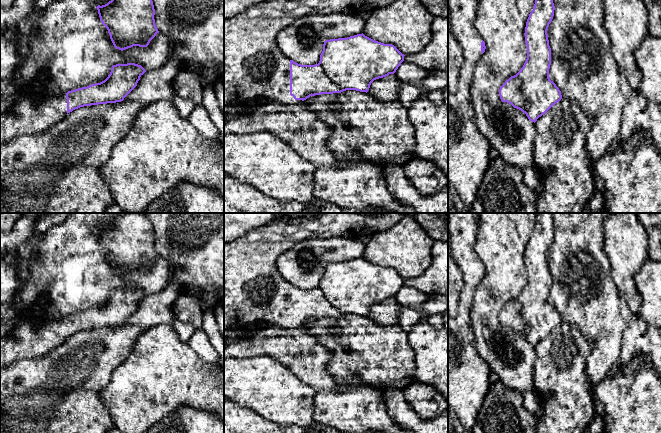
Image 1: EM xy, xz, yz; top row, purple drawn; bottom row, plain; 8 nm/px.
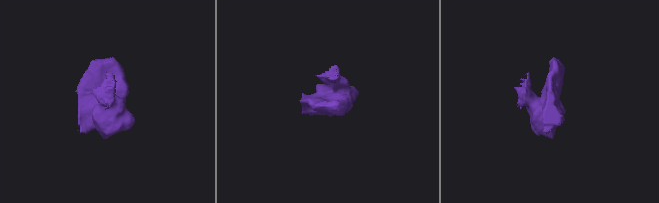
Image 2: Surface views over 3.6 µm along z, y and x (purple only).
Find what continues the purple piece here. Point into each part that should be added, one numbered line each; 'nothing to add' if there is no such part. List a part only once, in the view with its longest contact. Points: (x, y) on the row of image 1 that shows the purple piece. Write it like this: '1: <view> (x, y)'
1: xz (254, 67)

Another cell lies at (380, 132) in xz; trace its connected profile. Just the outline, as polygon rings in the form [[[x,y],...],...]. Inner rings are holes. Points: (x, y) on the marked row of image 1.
[[[346,90],[310,96],[303,104],[330,126],[332,133],[327,147],[341,160],[357,152],[366,162],[382,166],[405,166],[414,158],[415,128],[409,120],[407,109],[399,100],[382,102],[366,92]]]

